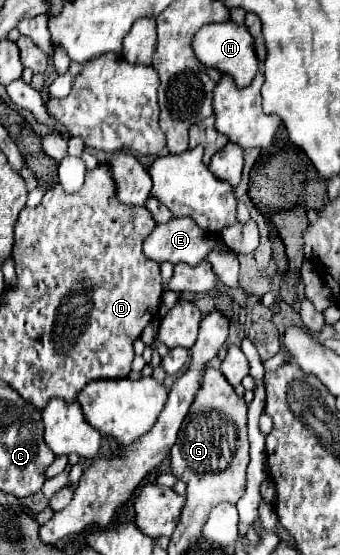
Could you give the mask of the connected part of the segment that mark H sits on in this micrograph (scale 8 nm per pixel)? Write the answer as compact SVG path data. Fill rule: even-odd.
M233 20L211 22L201 26L201 30L197 30L197 34L193 36L193 52L197 54L197 60L203 62L203 66L217 68L223 74L233 76L237 86L247 86L259 72L259 60L253 50L253 38L245 24L235 24Z

